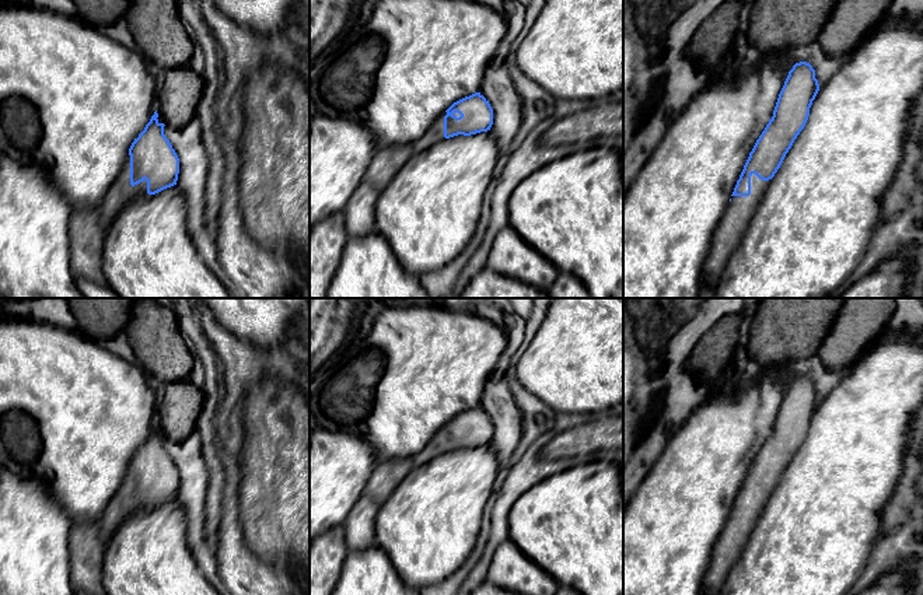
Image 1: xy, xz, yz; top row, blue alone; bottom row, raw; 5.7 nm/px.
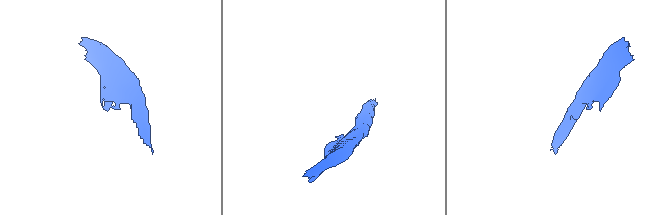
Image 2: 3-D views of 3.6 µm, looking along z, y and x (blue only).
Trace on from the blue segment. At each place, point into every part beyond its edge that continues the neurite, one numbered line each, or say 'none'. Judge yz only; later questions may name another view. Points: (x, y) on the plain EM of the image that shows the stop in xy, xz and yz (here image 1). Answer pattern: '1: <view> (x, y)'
1: yz (731, 541)

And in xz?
1: xz (434, 448)

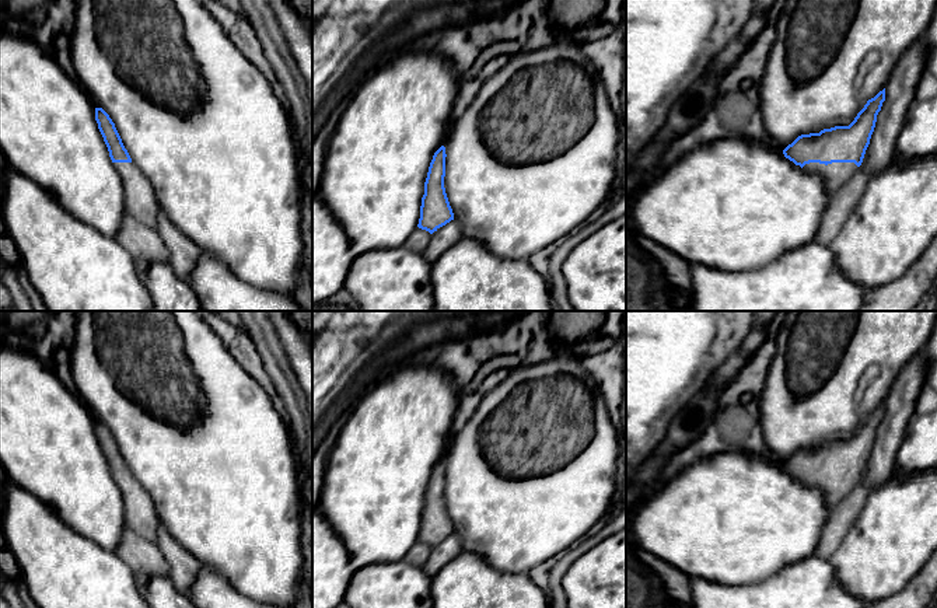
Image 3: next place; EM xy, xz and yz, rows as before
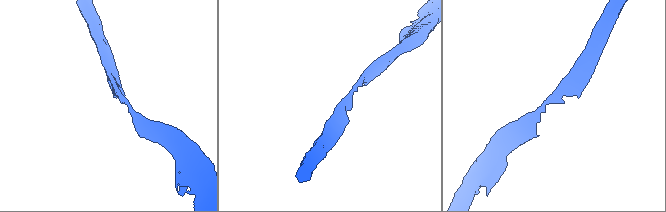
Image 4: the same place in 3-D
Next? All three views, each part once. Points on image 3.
1: yz (835, 489)

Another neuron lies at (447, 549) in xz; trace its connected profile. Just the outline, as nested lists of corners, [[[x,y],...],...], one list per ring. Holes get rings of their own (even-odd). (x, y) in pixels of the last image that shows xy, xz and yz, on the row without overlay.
[[[454,532],[431,548],[431,553],[426,560],[423,570],[427,576],[436,576],[448,562],[462,552],[458,535]]]

